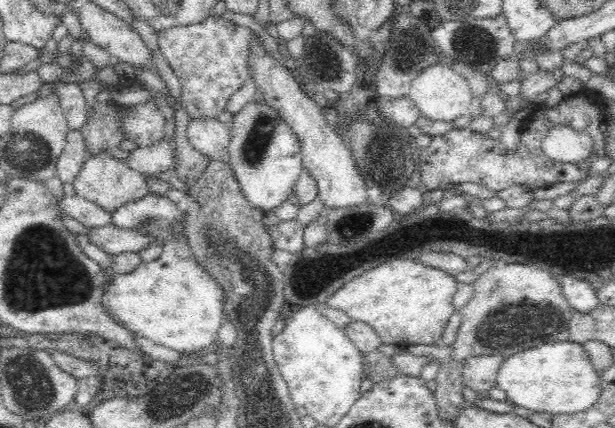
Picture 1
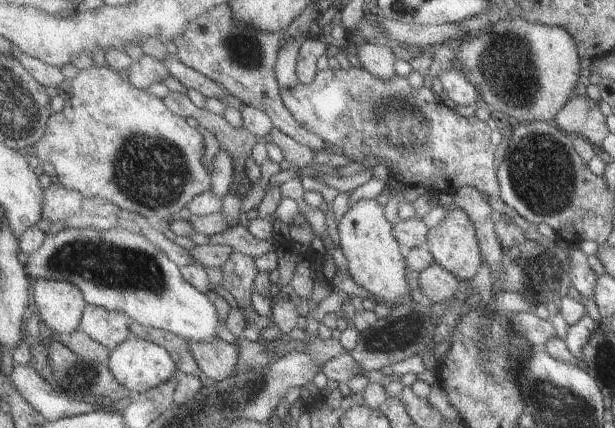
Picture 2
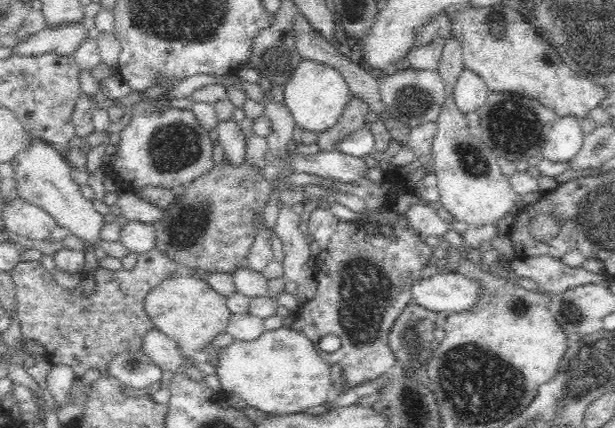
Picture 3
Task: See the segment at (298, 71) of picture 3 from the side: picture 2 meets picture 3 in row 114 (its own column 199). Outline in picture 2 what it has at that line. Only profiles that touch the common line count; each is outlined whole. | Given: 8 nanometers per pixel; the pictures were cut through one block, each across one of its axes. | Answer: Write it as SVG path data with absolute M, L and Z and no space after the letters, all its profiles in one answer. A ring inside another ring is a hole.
M64 228L56 234L46 236L43 246L35 254L31 254L30 257L23 258L23 260L26 273L31 279L47 278L51 281L63 280L75 284L81 288L88 304L106 310L125 312L129 318L137 323L167 330L189 342L211 342L215 338L219 340L215 330L222 322L211 298L207 293L201 292L193 284L190 284L182 276L181 268L173 260L170 260L165 252L161 252L155 244L151 244L141 234L133 234L123 228L113 228L113 230Z

